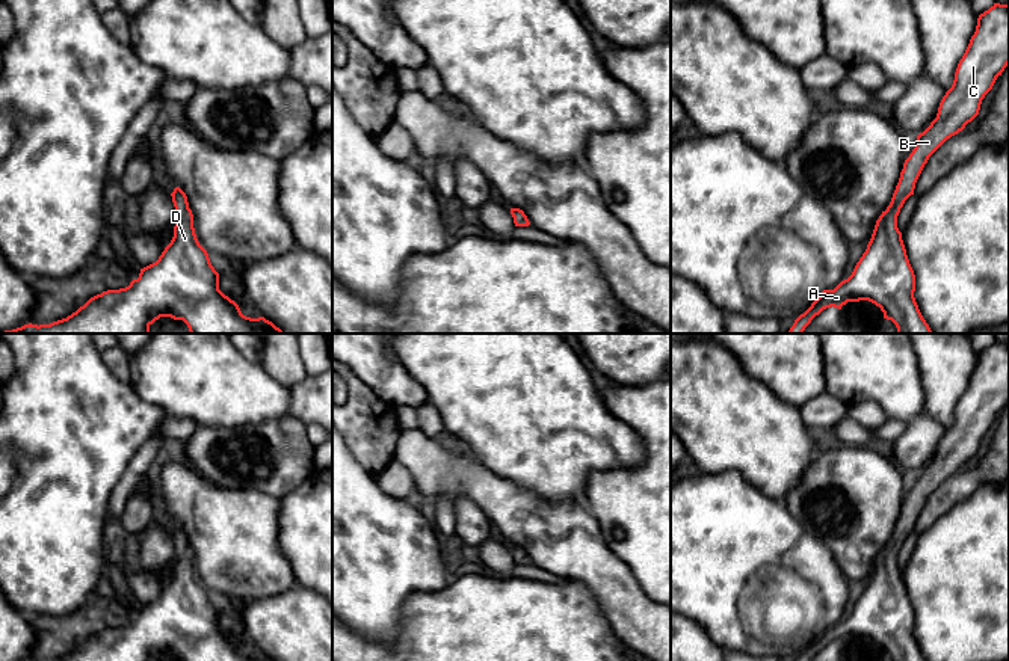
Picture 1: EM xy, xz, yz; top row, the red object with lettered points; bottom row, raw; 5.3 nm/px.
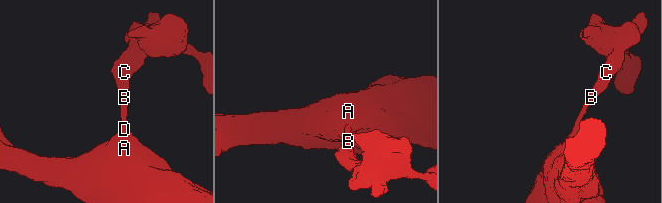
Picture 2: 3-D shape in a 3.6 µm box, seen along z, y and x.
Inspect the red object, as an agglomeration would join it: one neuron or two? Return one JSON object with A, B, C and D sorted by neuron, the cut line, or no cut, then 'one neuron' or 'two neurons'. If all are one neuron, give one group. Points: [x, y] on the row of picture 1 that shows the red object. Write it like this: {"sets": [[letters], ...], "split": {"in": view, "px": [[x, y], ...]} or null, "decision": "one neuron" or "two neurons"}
{"sets": [["A", "B", "C", "D"]], "split": null, "decision": "one neuron"}

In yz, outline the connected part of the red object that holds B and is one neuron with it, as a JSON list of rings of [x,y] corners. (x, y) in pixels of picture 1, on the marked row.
[[[994,3],[979,15],[976,32],[958,63],[952,88],[943,97],[936,118],[917,136],[917,143],[903,163],[899,183],[891,202],[876,220],[872,238],[866,252],[856,263],[852,275],[841,281],[834,290],[823,290],[811,306],[801,314],[788,334],[802,334],[811,320],[826,308],[838,308],[847,302],[869,300],[881,308],[884,318],[891,320],[897,334],[932,334],[923,318],[914,297],[915,275],[909,264],[902,232],[897,228],[897,216],[905,201],[914,195],[915,183],[929,157],[952,136],[958,134],[971,122],[980,110],[982,100],[992,89],[995,80],[1009,65],[1009,5]]]

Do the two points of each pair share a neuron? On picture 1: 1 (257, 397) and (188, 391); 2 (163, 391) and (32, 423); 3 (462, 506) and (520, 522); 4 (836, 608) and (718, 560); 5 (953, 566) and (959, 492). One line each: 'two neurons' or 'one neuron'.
1: one neuron
2: two neurons
3: two neurons
4: one neuron
5: two neurons

